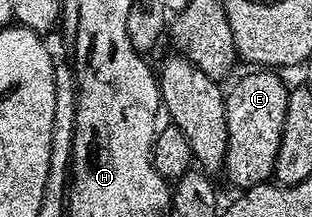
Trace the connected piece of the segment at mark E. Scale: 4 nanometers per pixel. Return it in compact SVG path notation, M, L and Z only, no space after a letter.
M254 69L251 70L251 75L246 75L238 84L235 85L231 91L225 96L226 101L226 116L228 117L228 149L226 150L226 161L224 164L224 176L231 183L232 186L238 187L237 189L245 189L248 187L255 187L261 183L267 182L273 176L274 162L278 156L278 150L280 149L280 137L284 133L284 117L286 116L286 110L288 109L288 97L290 96L290 87L288 83L285 83L281 79L281 74L275 73L270 69Z

